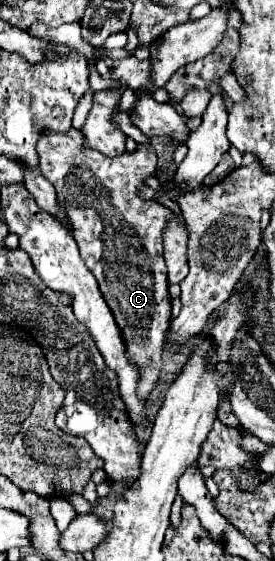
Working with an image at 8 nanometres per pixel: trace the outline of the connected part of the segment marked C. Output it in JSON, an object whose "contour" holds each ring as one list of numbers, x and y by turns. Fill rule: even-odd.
{"contour":[[71,128,65,134,43,132,37,142,39,170,55,186,59,208,73,226,73,238,81,258,99,282,99,290,111,308,125,342,125,354,139,370,137,396,149,400,161,378,161,348,171,322,171,298,167,292,167,268,163,264,163,230,173,216,157,202,139,200,137,188,157,170,153,146,137,146,137,152,115,158,83,146,83,134],[97,180,105,188,97,188]]}

